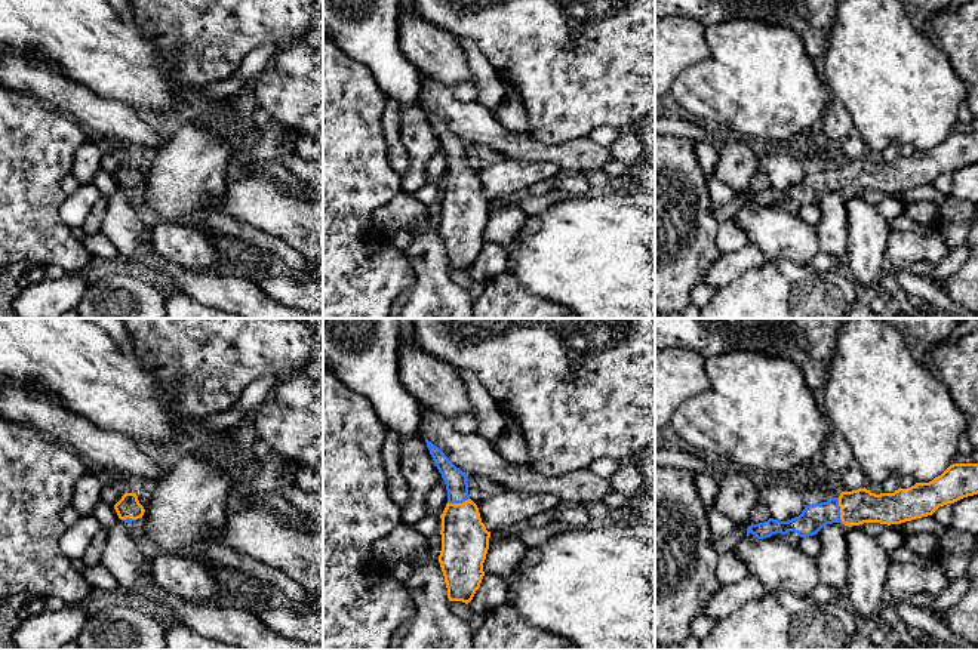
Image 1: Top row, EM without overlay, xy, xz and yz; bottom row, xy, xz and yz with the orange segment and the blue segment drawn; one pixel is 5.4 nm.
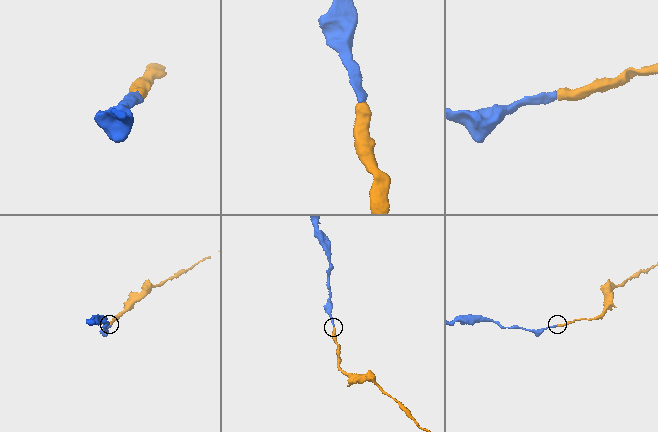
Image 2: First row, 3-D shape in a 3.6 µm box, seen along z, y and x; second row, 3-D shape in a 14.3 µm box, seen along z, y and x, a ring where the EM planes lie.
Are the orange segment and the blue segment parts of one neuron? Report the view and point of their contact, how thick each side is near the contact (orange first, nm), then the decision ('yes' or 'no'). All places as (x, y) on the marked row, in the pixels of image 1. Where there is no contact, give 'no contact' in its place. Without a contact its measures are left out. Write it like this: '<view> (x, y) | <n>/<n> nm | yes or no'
yz (840, 510) | 190/150 nm | yes

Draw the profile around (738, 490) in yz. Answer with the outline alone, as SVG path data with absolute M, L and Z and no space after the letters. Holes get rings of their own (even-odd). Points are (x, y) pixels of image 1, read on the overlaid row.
M732 469L719 483L719 492L708 511L717 511L729 517L735 524L744 523L757 503L759 477Z

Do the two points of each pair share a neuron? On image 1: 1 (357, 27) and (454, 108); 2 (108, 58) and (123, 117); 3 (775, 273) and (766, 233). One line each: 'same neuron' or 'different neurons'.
1: different neurons
2: different neurons
3: different neurons

